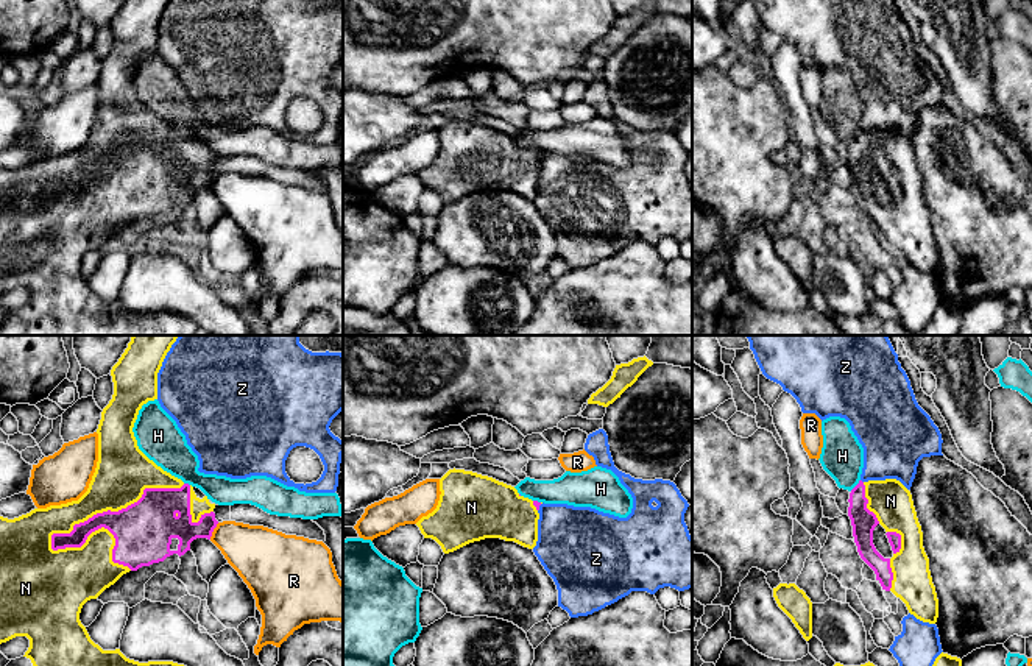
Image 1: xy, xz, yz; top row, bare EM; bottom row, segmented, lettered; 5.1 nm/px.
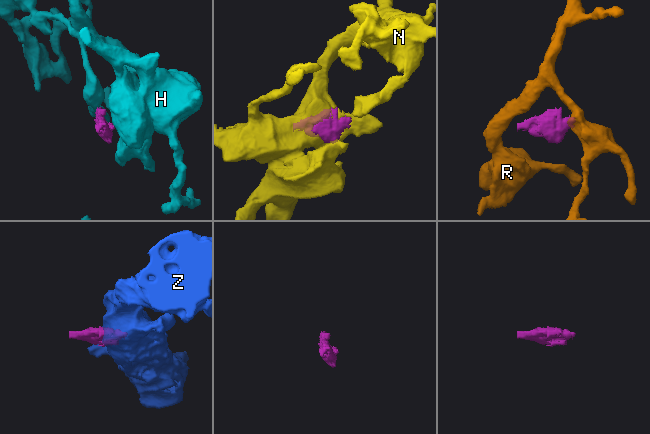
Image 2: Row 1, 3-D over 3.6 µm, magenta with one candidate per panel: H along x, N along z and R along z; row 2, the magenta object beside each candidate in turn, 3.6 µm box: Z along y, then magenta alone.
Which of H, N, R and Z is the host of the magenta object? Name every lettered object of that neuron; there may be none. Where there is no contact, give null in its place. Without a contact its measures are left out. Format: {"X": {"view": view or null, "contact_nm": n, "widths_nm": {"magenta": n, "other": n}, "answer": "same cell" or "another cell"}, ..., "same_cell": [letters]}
{"H": {"view": "yz", "contact_nm": 80, "widths_nm": {"magenta": 130, "other": 220}, "answer": "another cell"}, "N": {"view": "xy", "contact_nm": 750, "widths_nm": {"magenta": 300, "other": 280}, "answer": "same cell"}, "R": {"view": "xy", "contact_nm": 100, "widths_nm": {"magenta": 150, "other": 280}, "answer": "another cell"}, "Z": {"view": "xz", "contact_nm": 40, "widths_nm": {"magenta": 40, "other": 360}, "answer": "another cell"}, "same_cell": ["N"]}

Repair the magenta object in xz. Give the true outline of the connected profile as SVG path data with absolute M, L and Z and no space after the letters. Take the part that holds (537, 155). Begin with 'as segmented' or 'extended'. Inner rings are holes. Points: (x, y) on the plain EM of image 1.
extended; M455 119L440 129L440 142L436 159L422 167L416 176L424 189L435 190L444 204L485 189L514 192L528 200L536 197L538 161L543 153L524 148L514 137L493 128Z

